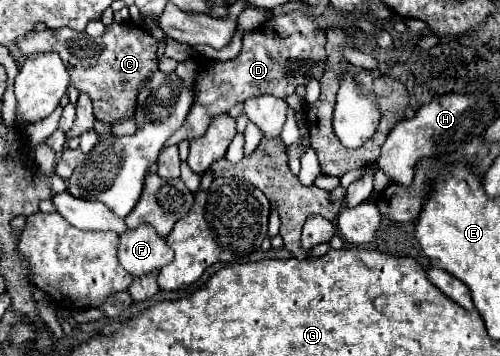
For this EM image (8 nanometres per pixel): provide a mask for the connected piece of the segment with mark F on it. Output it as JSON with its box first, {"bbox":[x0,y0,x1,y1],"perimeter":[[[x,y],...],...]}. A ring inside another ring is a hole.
{"bbox":[118,224,174,278],"perimeter":[[[142,224],[136,230],[120,234],[118,260],[126,272],[140,278],[170,264],[174,260],[174,250],[154,232],[152,226]]]}

